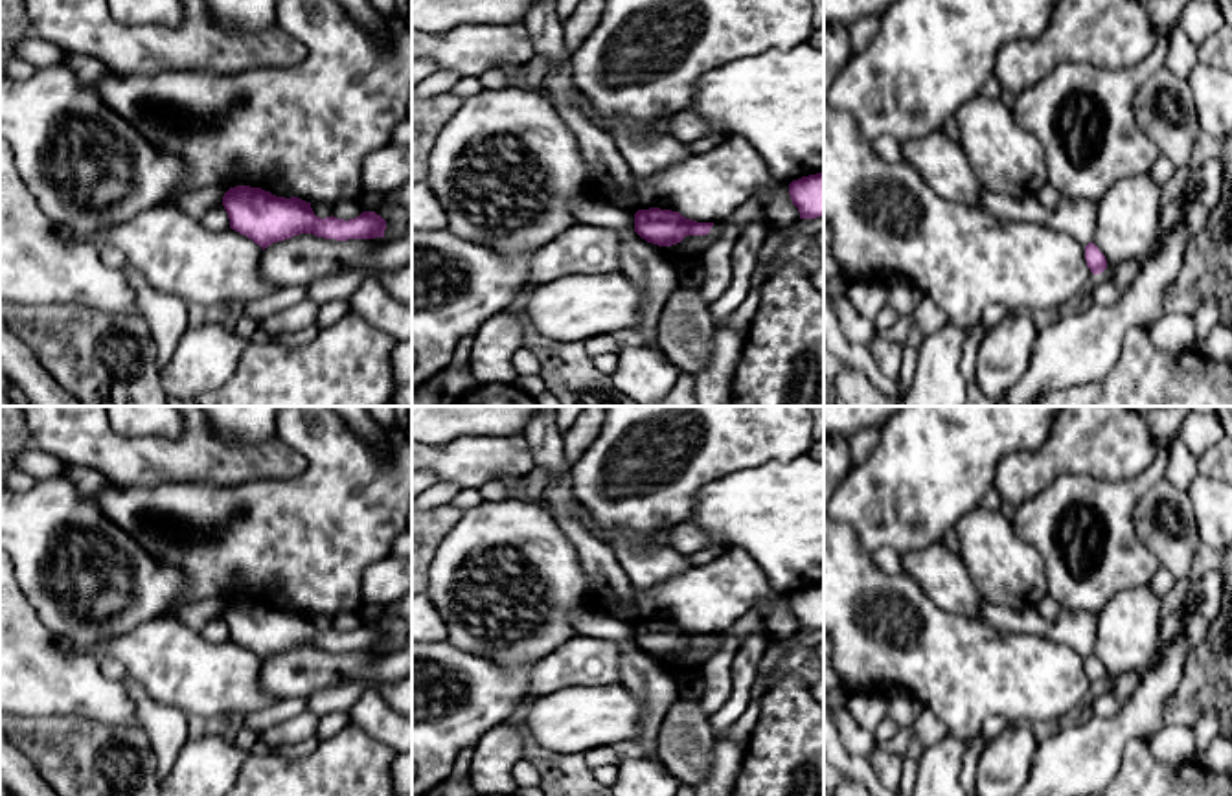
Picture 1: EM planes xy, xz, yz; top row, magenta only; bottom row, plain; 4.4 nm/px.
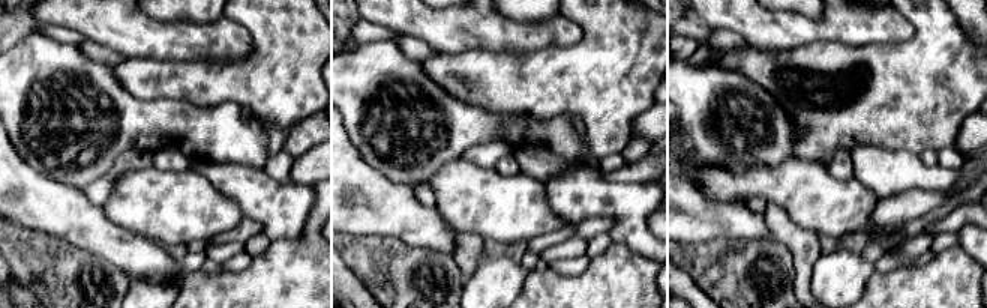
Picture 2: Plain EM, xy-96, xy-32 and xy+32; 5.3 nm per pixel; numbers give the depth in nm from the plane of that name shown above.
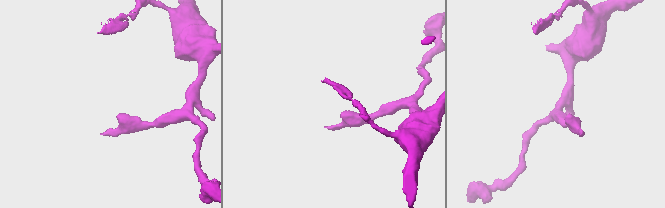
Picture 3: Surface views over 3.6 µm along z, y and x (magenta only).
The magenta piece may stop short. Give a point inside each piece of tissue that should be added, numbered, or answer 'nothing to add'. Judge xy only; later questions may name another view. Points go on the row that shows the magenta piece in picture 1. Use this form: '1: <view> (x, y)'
nothing to add

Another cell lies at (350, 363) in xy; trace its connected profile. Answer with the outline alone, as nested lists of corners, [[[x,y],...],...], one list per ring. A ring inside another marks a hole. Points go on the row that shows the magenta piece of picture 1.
[[[349,311],[307,346],[250,342],[235,375],[221,388],[199,393],[195,406],[392,406],[399,388],[392,351],[397,340]]]

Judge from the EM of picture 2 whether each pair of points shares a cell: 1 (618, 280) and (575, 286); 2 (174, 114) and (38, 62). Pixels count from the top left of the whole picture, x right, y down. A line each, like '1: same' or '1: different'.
1: same
2: same

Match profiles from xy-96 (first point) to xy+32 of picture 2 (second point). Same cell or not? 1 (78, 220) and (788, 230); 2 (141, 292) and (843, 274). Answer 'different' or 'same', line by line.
1: different
2: same

